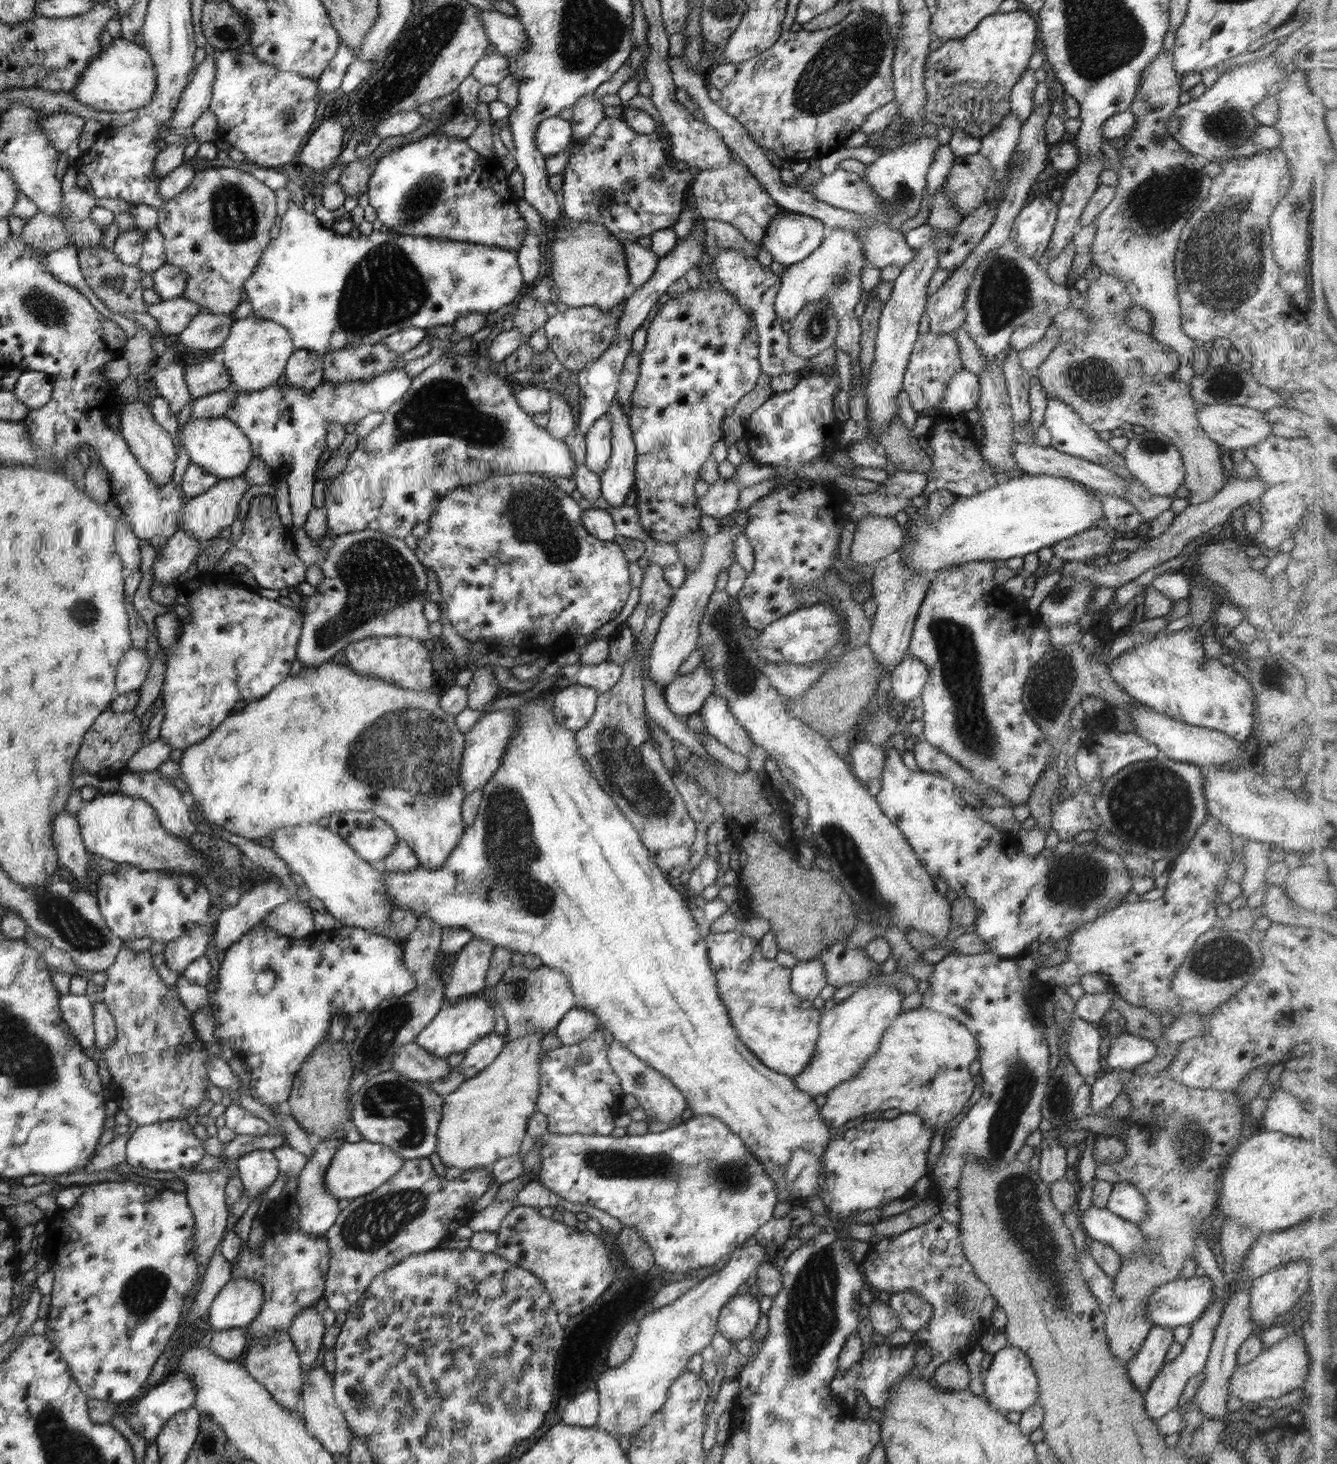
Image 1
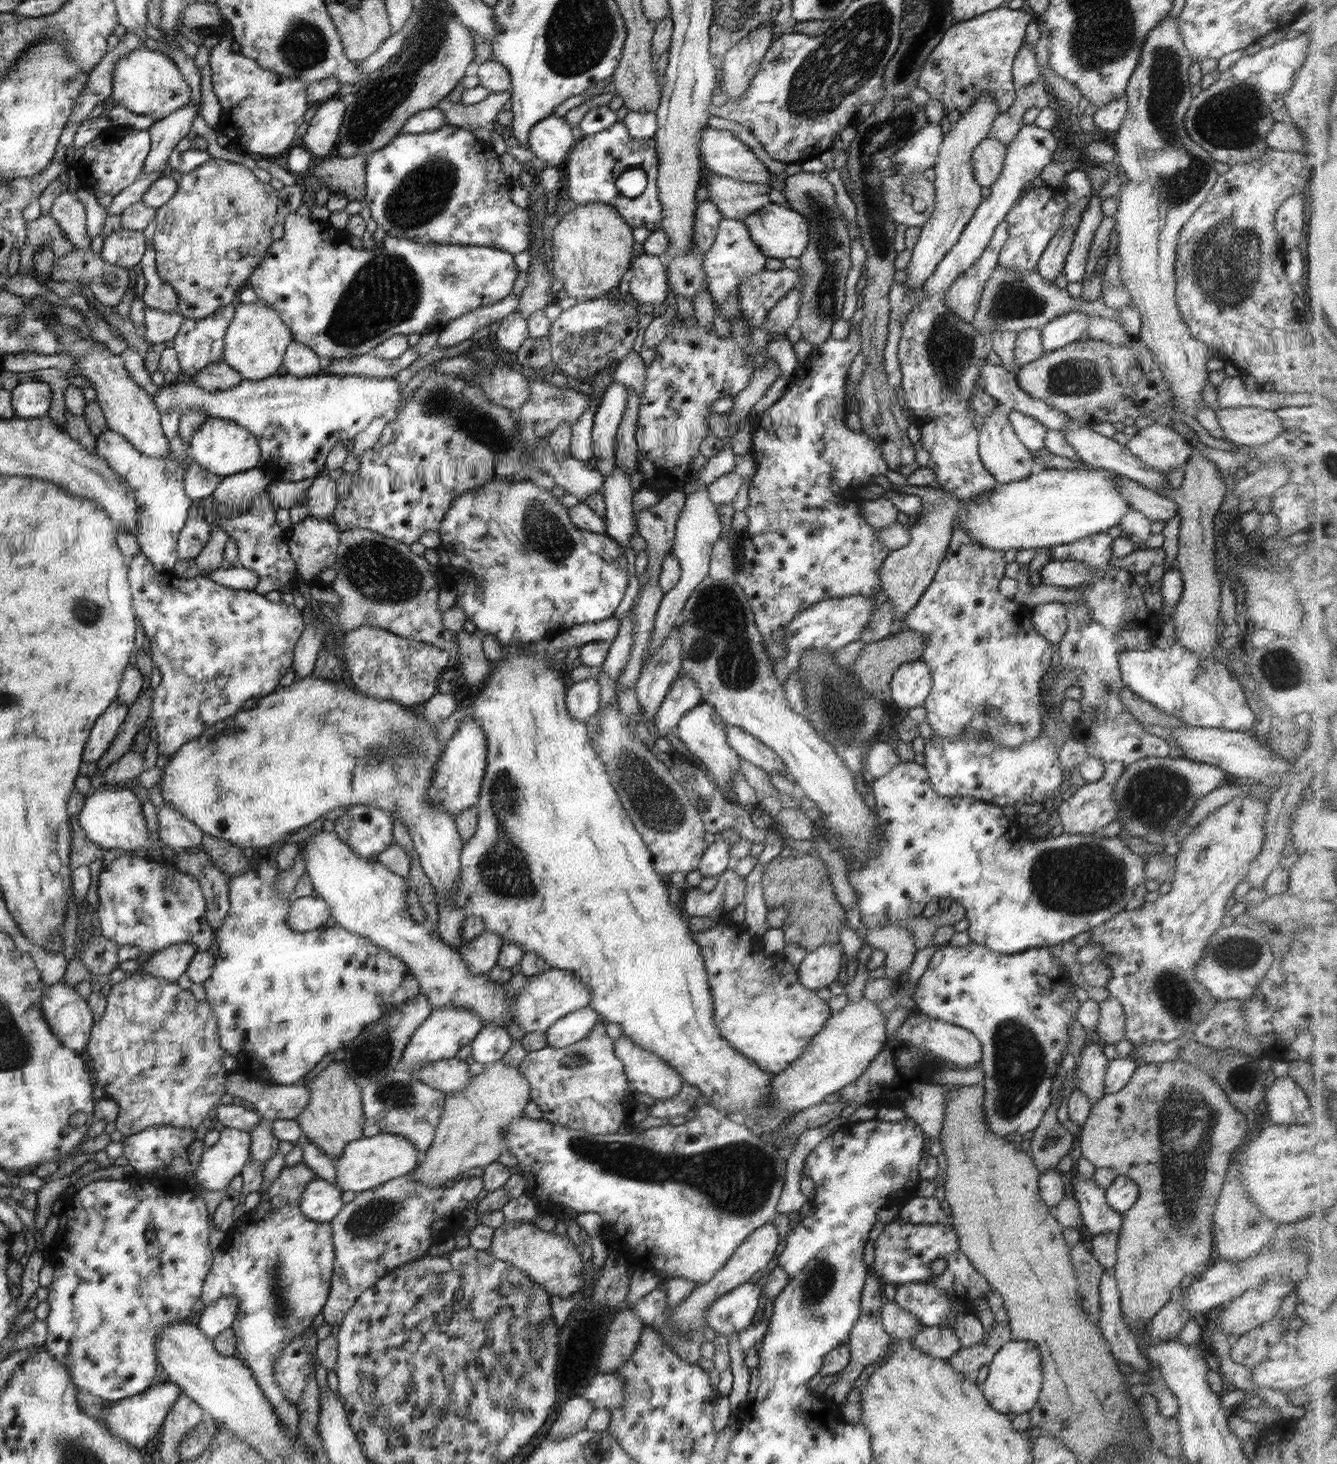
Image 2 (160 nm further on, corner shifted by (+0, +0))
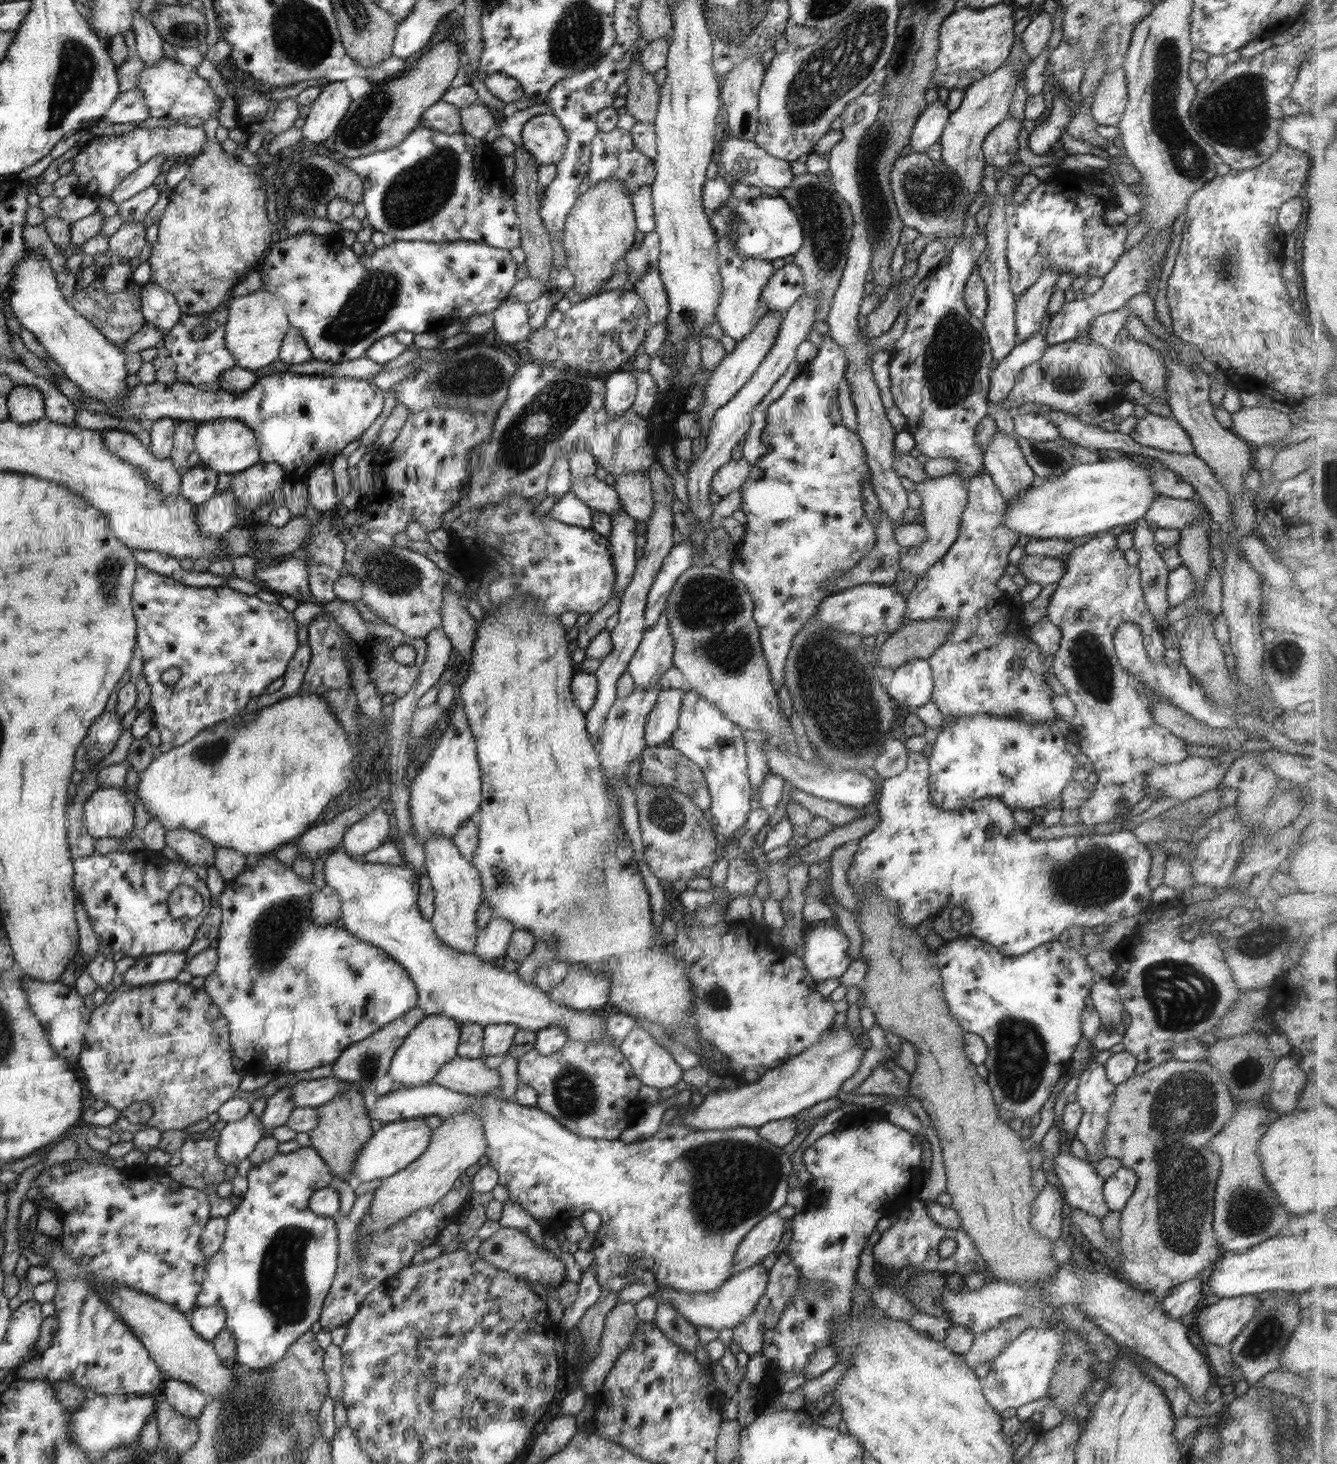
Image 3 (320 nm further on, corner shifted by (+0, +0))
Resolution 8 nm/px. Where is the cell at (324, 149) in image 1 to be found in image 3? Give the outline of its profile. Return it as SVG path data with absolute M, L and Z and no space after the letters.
M346 81L329 82L305 110L302 138L308 138L313 143L330 138L344 120L352 102Z

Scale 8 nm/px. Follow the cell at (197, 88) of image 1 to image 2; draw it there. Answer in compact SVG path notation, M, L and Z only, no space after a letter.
M189 102L177 112L169 114L160 121L154 121L147 129L151 136L152 152L145 158L143 173L156 173L160 168L168 168L170 153L175 146L187 137L196 118L196 107Z

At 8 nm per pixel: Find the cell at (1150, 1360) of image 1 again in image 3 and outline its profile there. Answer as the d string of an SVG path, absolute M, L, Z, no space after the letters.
M1206 1273L1196 1275L1192 1280L1173 1286L1169 1295L1162 1300L1162 1308L1169 1317L1181 1321L1181 1318L1189 1312L1195 1312L1200 1307L1204 1293Z

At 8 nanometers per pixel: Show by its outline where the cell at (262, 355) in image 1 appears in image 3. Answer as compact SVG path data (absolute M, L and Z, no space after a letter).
M261 287L260 289L236 296L227 302L227 321L225 324L226 346L237 359L242 369L258 372L280 357L282 341L292 326L288 310L277 294Z

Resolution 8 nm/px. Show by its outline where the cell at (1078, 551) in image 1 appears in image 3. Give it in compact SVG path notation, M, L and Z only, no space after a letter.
M1098 533L1096 537L1072 549L1068 556L1066 572L1058 581L1058 587L1050 596L1047 607L1048 618L1060 629L1061 639L1058 651L1054 655L1052 674L1066 688L1067 695L1076 707L1076 716L1070 726L1074 729L1073 739L1079 745L1080 752L1092 761L1097 782L1089 790L1089 797L1080 805L1078 825L1095 826L1102 822L1114 821L1122 807L1133 807L1145 796L1147 774L1153 766L1176 764L1187 756L1187 743L1153 719L1151 700L1158 699L1157 694L1147 687L1140 677L1126 672L1120 666L1113 645L1114 631L1125 622L1137 624L1144 635L1145 649L1152 663L1164 662L1163 630L1147 607L1141 587L1139 566L1128 564L1124 551L1117 545L1116 535Z

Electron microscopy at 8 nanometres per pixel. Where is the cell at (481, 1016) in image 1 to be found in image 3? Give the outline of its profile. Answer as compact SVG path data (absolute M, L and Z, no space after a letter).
M441 1014L426 1015L401 1042L389 1066L389 1075L395 1084L404 1087L429 1085L434 1082L440 1069L457 1057L457 1046L461 1040L461 1024L457 1019Z

